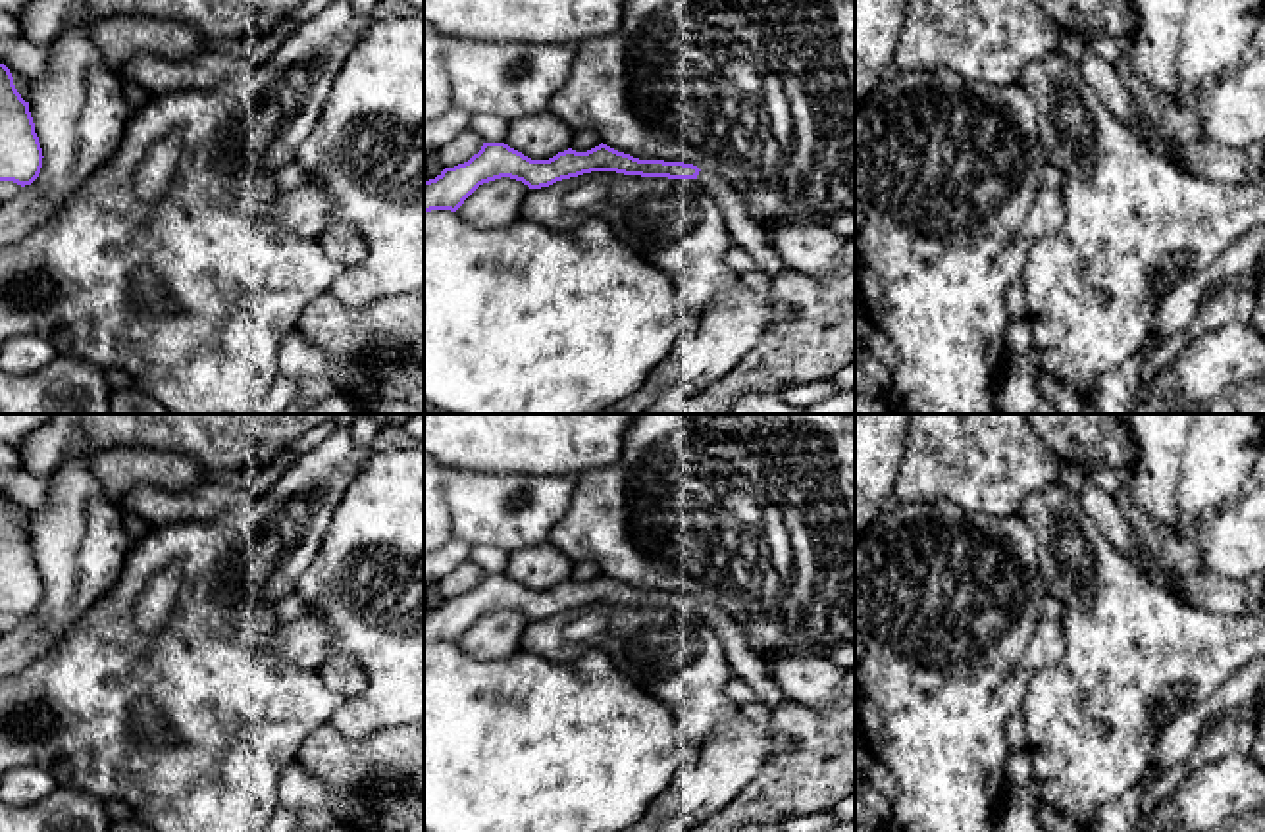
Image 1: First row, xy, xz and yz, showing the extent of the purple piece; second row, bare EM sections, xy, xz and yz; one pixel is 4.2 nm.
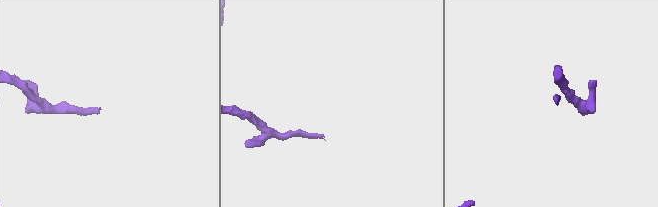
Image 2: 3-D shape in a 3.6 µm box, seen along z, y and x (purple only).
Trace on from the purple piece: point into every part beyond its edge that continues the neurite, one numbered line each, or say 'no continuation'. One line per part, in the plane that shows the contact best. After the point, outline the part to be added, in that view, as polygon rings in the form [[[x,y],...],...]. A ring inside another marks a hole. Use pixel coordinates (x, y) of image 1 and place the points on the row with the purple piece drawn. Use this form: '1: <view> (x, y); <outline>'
1: xz (748, 235); [[[701,169],[695,181],[722,206],[737,247],[745,248],[755,258],[761,272],[774,279],[787,270],[782,256],[772,248],[764,233],[749,220],[737,195],[722,177]]]

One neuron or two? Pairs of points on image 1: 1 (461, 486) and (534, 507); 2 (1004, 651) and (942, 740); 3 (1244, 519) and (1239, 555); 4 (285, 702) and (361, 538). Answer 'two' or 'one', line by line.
1: one
2: one
3: one
4: two

